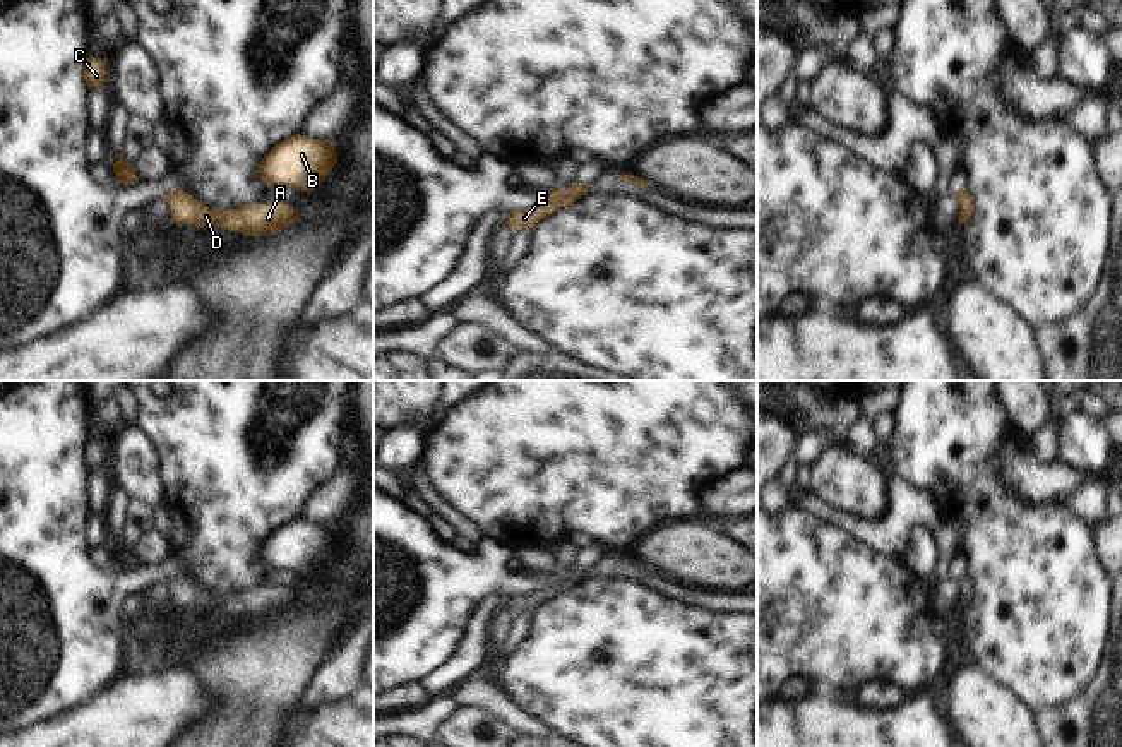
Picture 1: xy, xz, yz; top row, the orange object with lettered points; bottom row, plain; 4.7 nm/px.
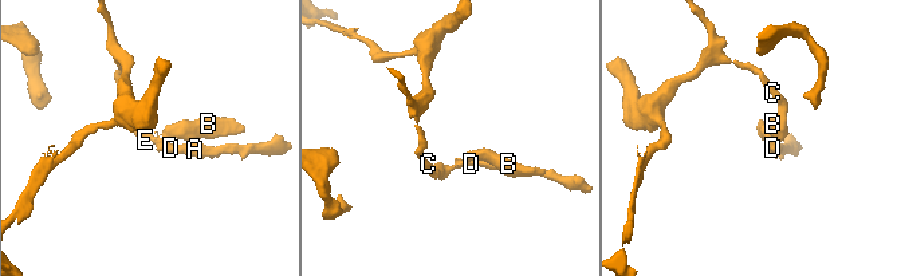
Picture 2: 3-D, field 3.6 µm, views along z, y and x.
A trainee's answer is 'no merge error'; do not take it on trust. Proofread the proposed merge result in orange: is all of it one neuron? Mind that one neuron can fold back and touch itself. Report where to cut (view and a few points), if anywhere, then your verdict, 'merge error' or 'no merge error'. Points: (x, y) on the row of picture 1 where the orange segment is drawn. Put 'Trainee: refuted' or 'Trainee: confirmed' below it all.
cut xz (576, 199), (560, 197), (549, 204); merge error
Trainee: refuted

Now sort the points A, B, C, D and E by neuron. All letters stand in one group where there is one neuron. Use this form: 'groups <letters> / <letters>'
groups A C D E / B

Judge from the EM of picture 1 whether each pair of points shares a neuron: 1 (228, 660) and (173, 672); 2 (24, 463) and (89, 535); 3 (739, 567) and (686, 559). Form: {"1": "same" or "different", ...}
{"1": "different", "2": "different", "3": "same"}

